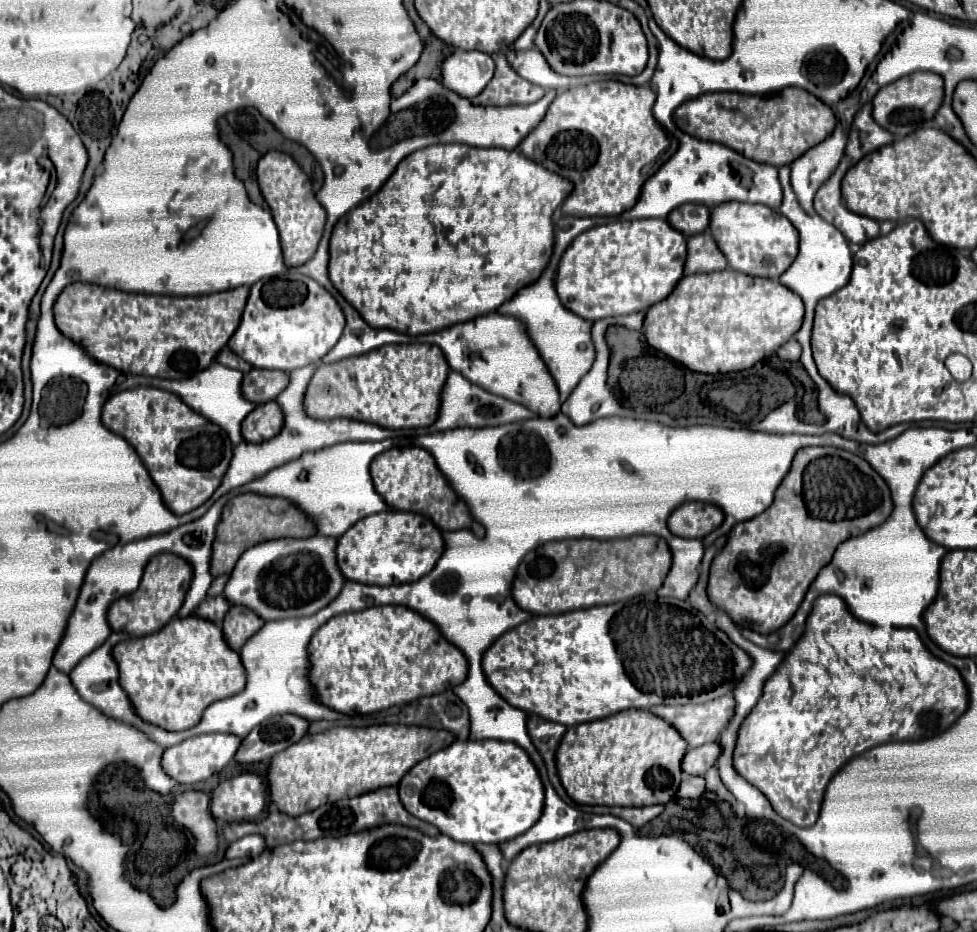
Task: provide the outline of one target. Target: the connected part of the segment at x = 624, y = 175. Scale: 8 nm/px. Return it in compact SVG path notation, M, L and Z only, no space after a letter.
M601 80L585 86L575 86L555 96L541 124L533 128L533 132L529 132L525 140L521 140L519 150L525 158L573 182L573 192L561 206L563 214L619 216L635 206L645 180L651 178L661 168L661 164L665 164L677 150L677 140L667 134L653 118L653 104L655 92L649 86L631 86L617 80Z

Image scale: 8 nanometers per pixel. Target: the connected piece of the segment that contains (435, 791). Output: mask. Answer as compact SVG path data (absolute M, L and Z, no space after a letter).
M457 740L449 744L447 748L415 764L401 778L399 792L401 792L401 804L405 804L405 810L409 814L429 824L435 824L441 834L465 844L477 844L477 842L501 844L505 840L513 840L515 836L527 832L539 820L545 798L543 784L527 752L513 742L501 742L501 740L463 740L463 742Z

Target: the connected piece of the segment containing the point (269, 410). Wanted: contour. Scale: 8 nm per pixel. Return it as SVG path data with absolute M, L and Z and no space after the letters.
M277 402L257 406L241 424L241 436L247 442L263 442L279 434L283 426L283 412Z

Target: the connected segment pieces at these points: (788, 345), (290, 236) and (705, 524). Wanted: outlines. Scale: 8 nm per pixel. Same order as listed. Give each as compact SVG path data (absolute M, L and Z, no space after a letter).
M787 340L779 350L777 350L777 356L781 358L781 360L799 360L799 356L801 356L801 346L797 344L797 340Z
M271 150L259 158L257 182L275 218L285 264L289 268L305 264L317 250L317 244L323 234L325 218L327 218L323 206L317 202L315 194L311 192L311 186L307 184L307 176L303 174L303 170L297 166L297 162L289 154Z
M685 502L675 508L667 520L667 528L681 538L705 538L723 522L723 510L713 504Z

